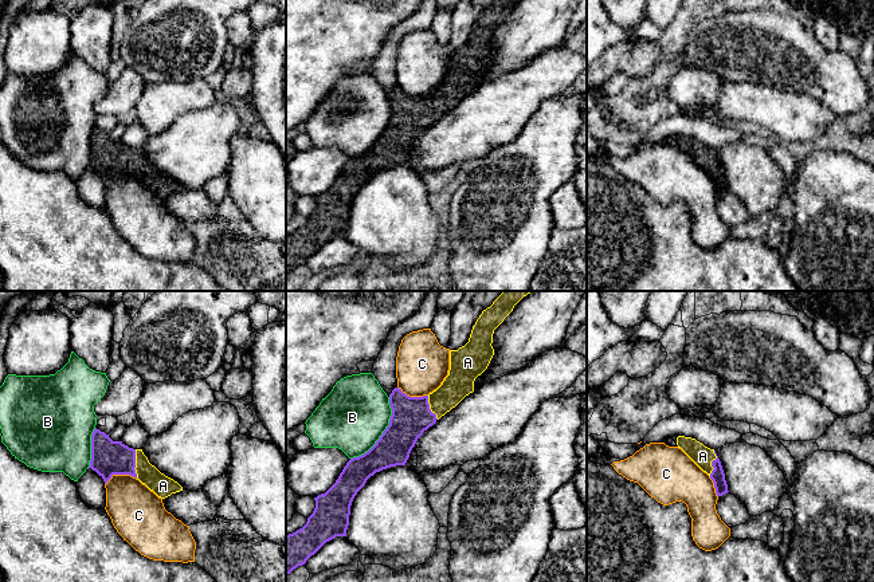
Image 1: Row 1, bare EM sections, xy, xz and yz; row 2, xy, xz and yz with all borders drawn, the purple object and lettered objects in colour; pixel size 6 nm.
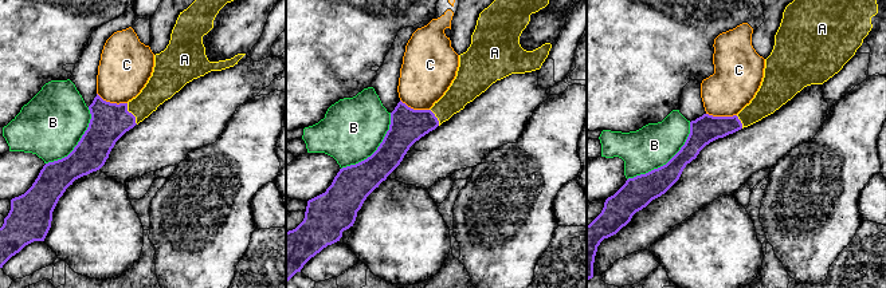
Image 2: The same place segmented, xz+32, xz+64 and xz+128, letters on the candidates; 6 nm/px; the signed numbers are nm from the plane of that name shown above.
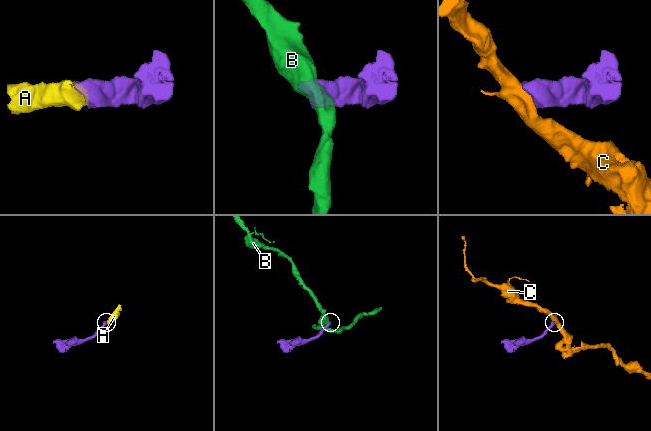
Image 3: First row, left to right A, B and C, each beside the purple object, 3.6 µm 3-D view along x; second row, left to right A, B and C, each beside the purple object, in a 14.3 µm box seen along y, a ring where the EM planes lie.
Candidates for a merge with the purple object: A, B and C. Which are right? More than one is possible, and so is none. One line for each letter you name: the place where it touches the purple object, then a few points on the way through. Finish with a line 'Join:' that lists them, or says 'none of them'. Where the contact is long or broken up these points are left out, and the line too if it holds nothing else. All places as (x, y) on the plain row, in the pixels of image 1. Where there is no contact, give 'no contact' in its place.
A: contact xy (134, 164); way xy (109, 157), (134, 164), (163, 185)
Join: A

